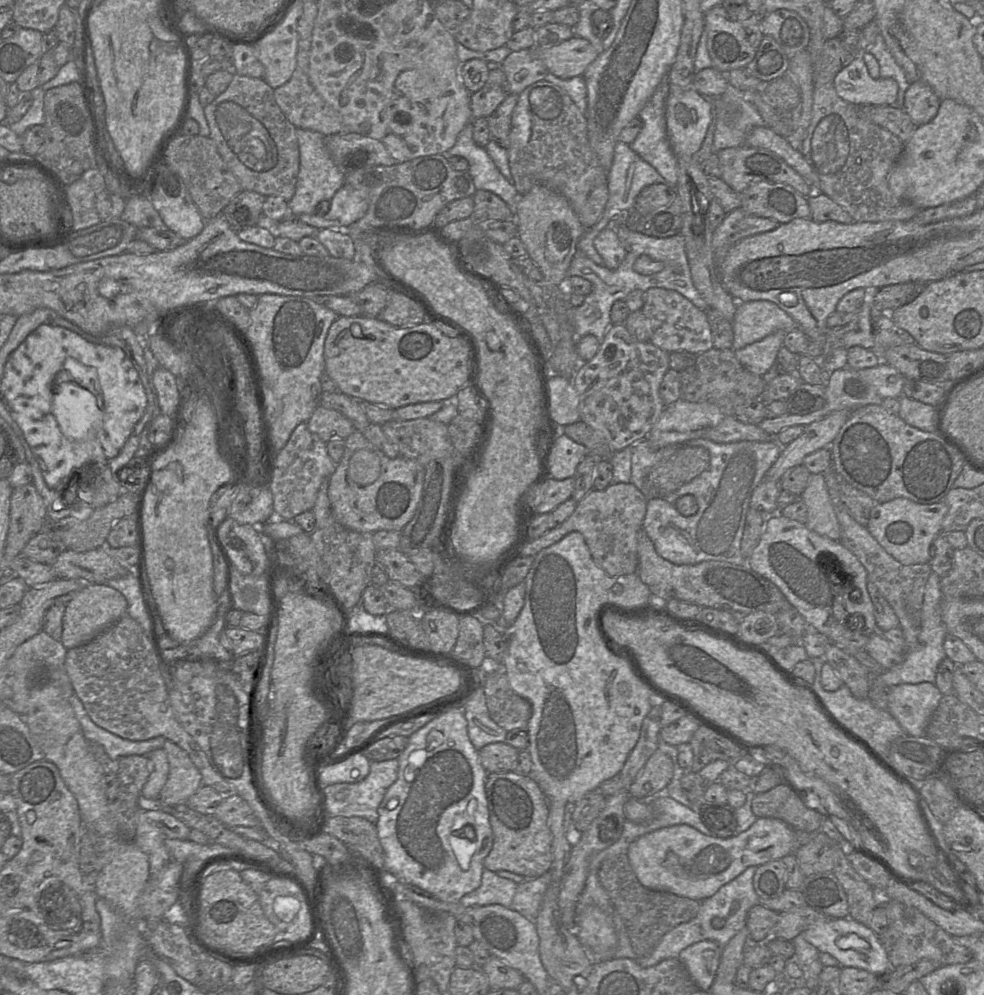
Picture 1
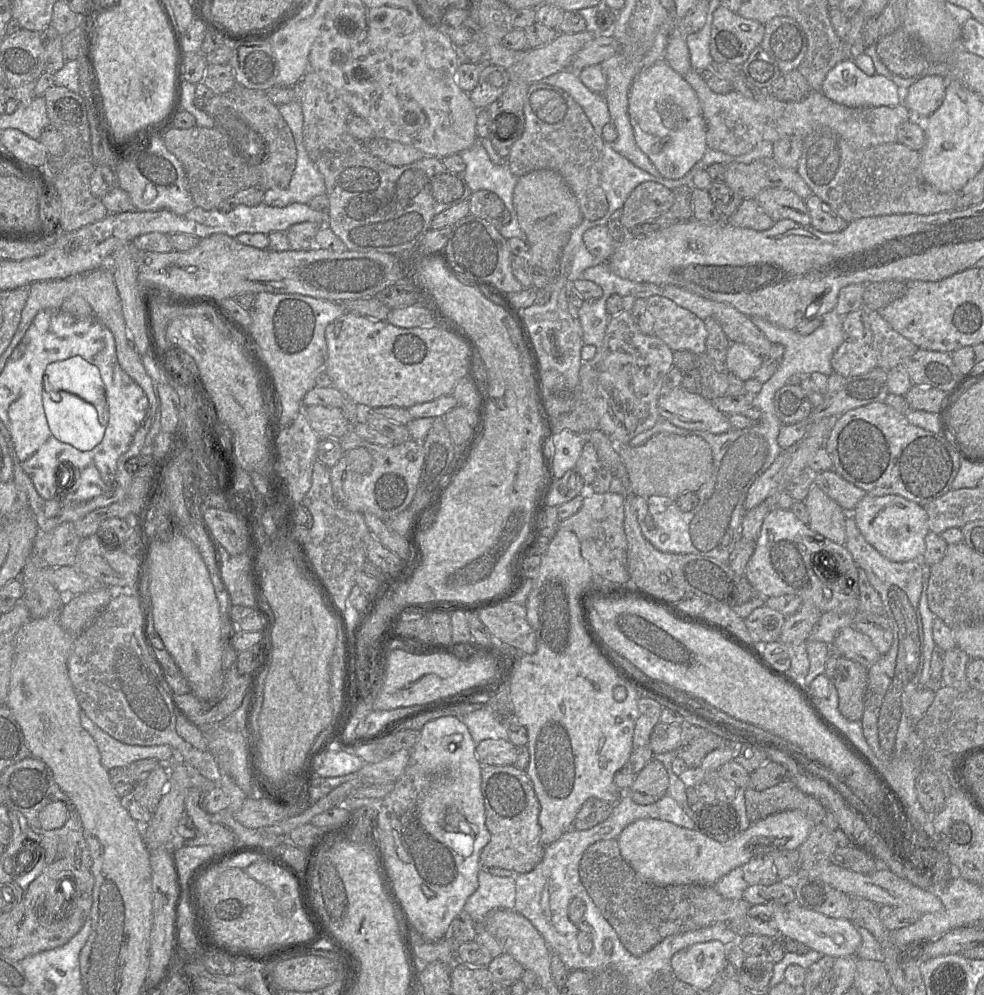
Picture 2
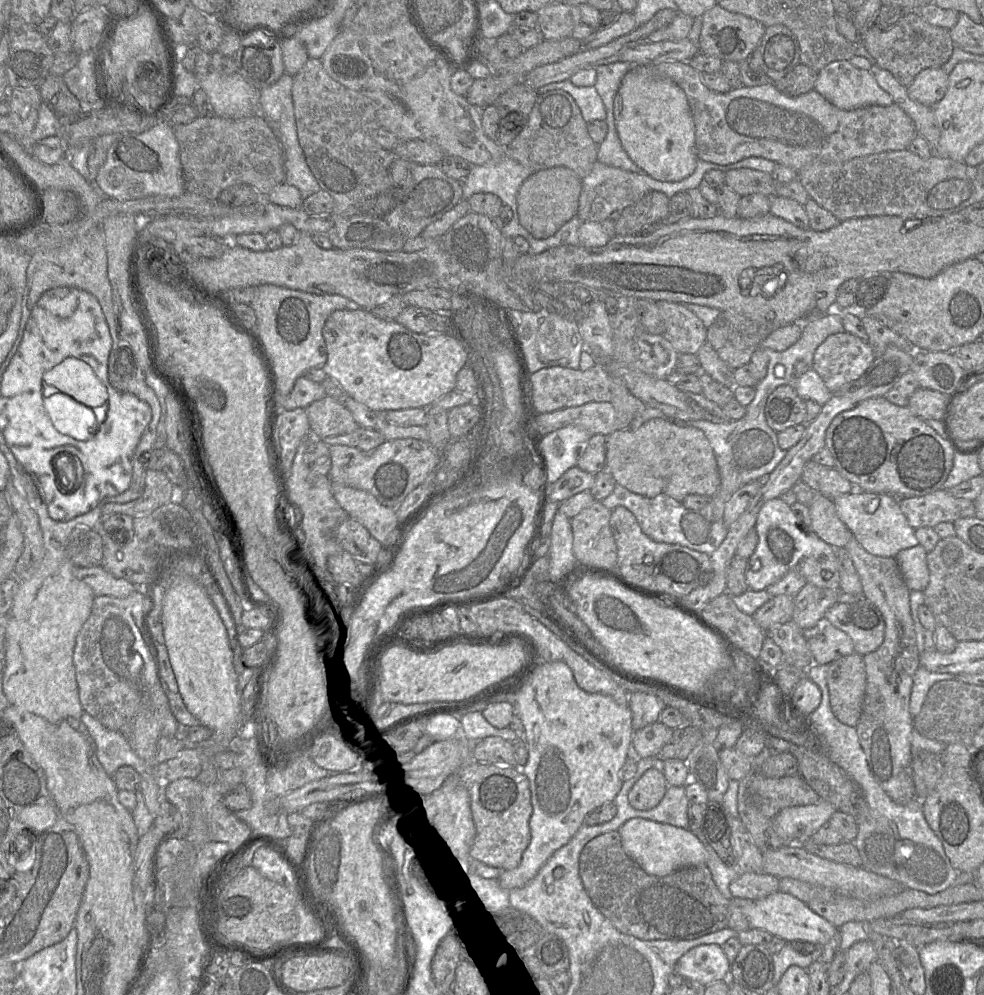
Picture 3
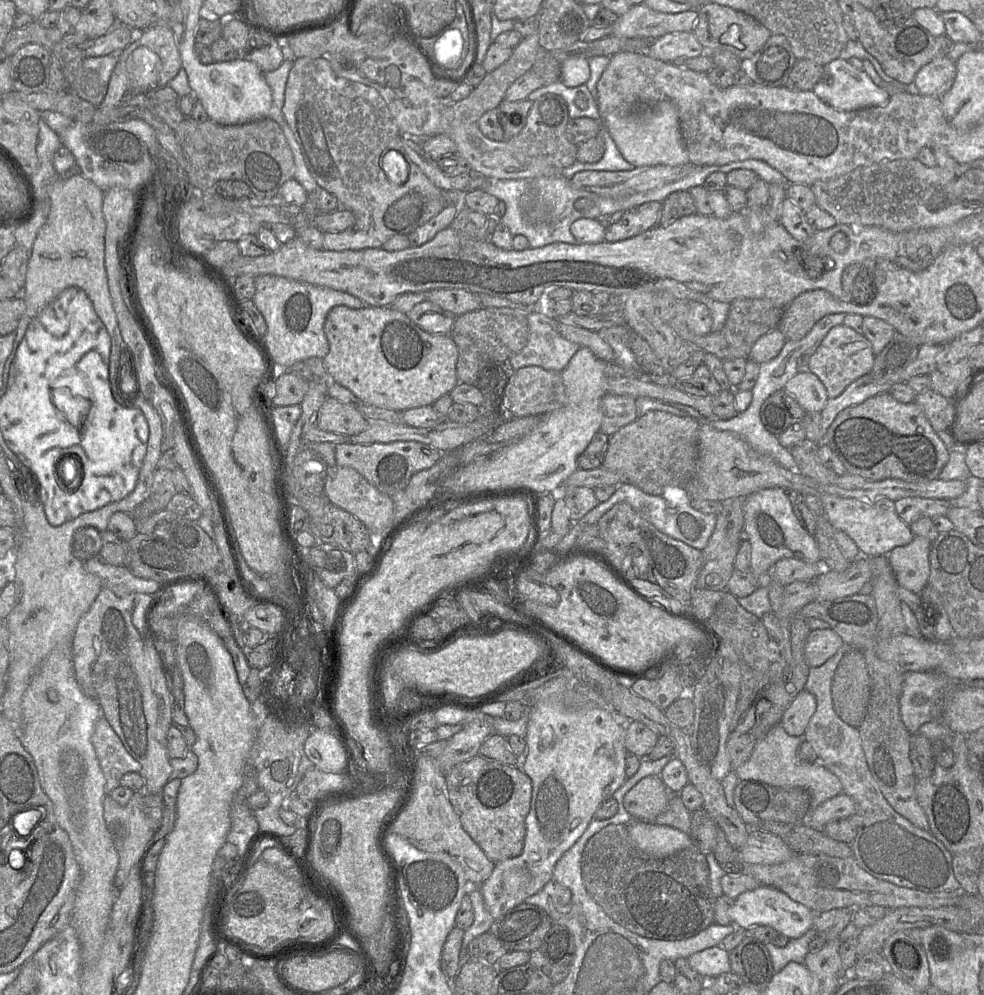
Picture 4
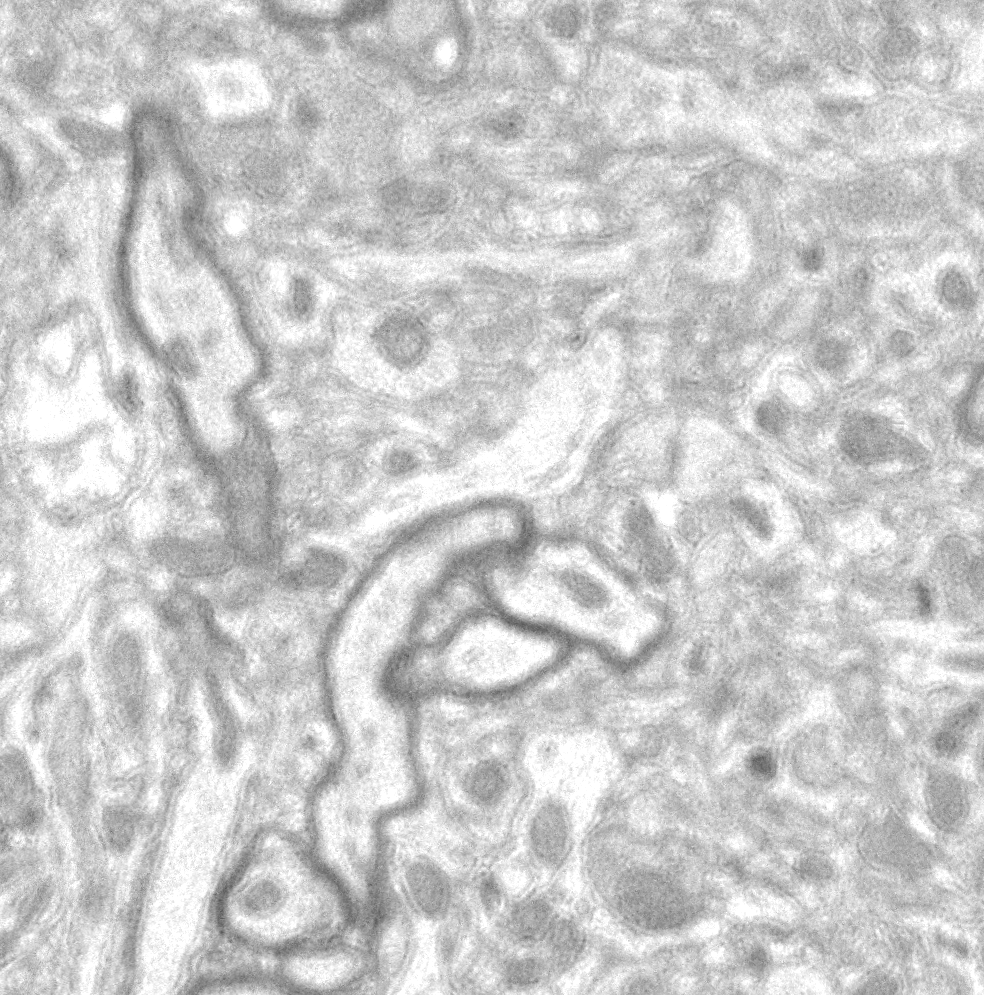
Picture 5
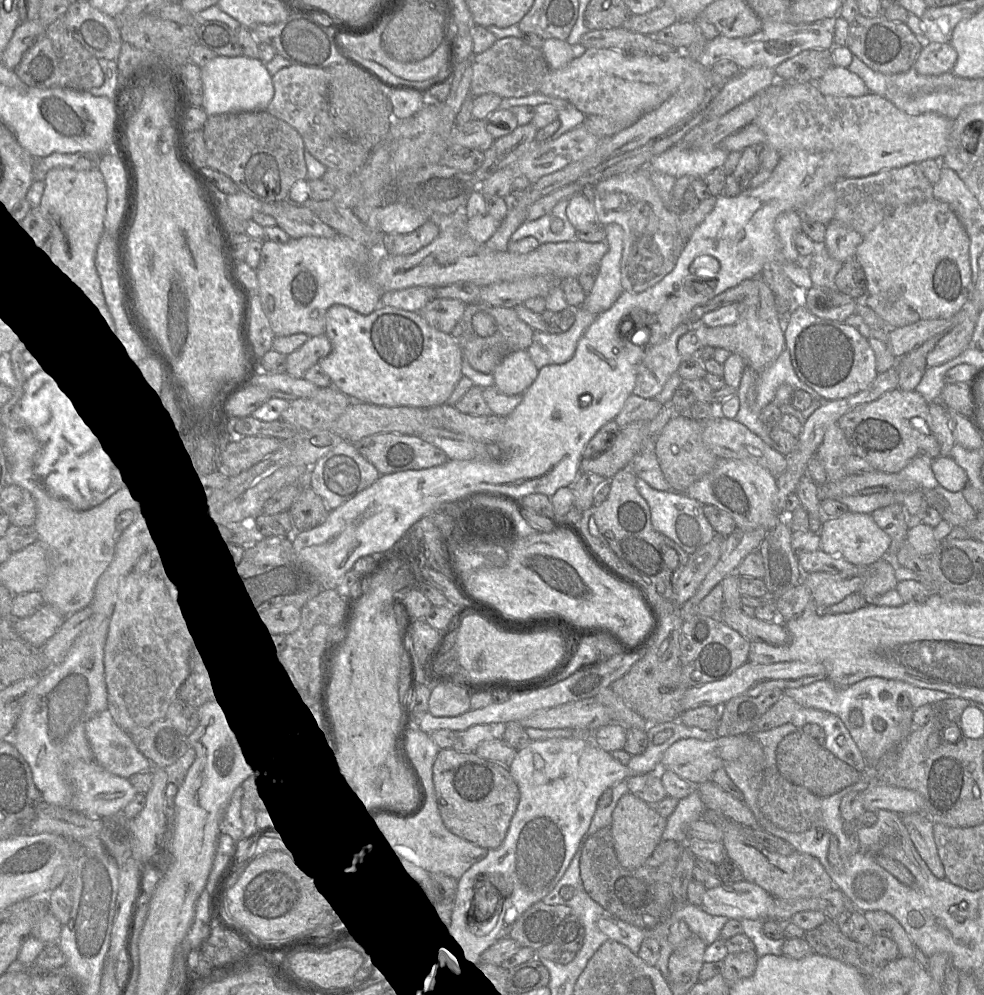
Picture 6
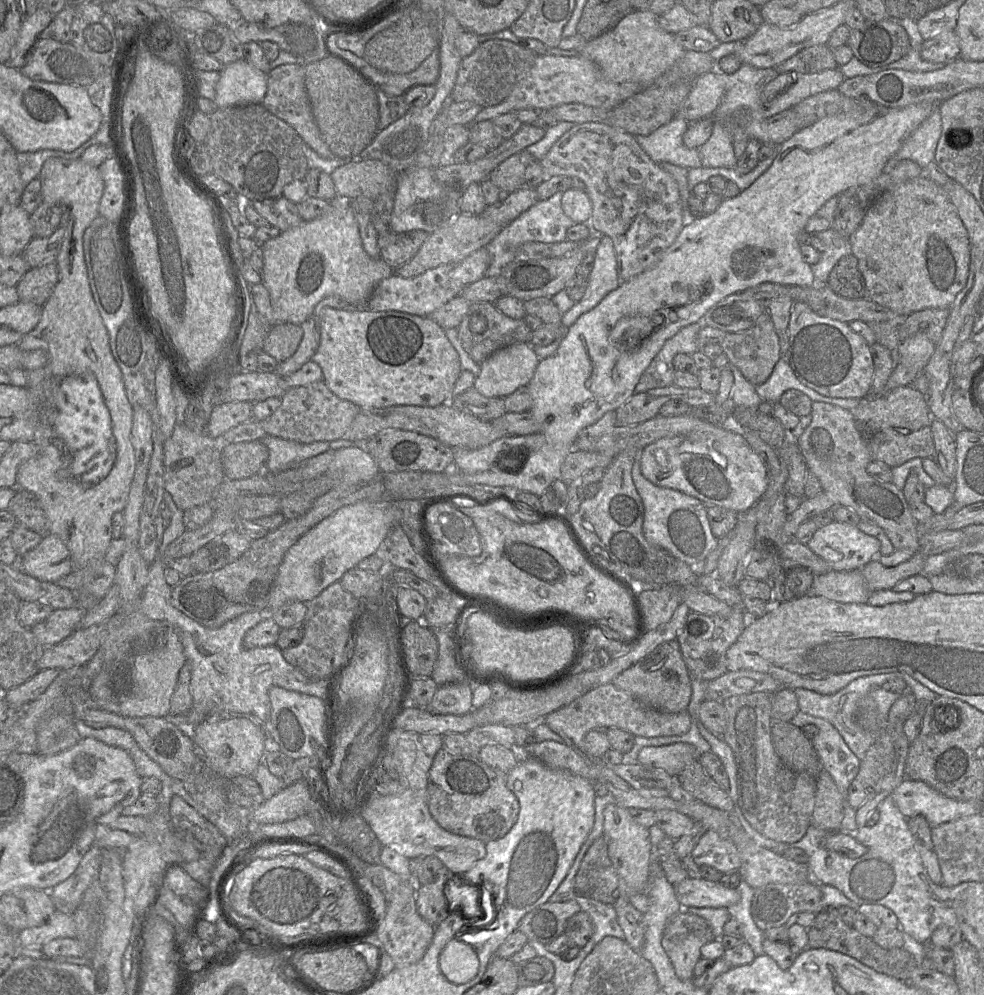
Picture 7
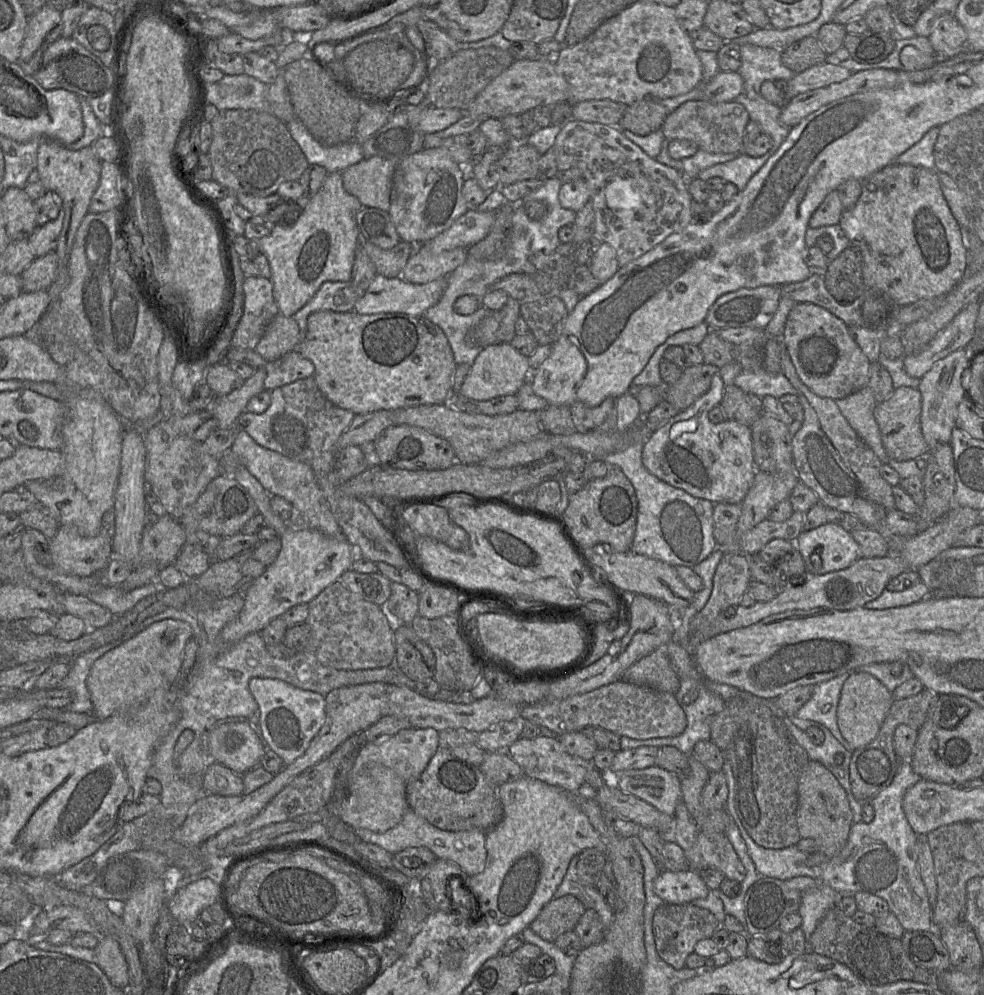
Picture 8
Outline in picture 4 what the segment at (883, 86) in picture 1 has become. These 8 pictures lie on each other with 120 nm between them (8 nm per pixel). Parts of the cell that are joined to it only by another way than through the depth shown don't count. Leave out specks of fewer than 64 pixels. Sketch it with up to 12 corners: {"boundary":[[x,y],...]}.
{"boundary":[[837,58],[812,89],[840,111],[886,105],[891,94]]}

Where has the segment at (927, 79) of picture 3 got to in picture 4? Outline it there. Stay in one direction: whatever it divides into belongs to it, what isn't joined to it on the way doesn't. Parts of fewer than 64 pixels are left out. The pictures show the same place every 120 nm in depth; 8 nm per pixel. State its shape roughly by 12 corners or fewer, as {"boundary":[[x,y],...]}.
{"boundary":[[935,58],[917,72],[912,89],[941,98],[952,87],[955,62]]}

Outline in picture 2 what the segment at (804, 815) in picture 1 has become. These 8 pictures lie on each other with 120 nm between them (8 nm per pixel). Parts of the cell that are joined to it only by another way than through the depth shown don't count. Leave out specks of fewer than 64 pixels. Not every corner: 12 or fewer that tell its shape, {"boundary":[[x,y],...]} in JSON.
{"boundary":[[789,779],[744,796],[751,823],[798,810],[819,825],[827,809]]}

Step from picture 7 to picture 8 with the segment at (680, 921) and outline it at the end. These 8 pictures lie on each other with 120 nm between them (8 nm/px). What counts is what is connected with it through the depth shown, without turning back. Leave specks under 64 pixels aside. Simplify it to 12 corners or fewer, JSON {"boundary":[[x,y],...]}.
{"boundary":[[661,904],[653,935],[660,958],[682,969],[721,925],[708,910]]}

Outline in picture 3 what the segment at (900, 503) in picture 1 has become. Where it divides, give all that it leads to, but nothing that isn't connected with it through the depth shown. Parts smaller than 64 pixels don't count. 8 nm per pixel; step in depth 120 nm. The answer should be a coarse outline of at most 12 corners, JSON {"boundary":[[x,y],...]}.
{"boundary":[[886,493],[832,499],[836,513],[870,554],[893,557],[919,544]]}

